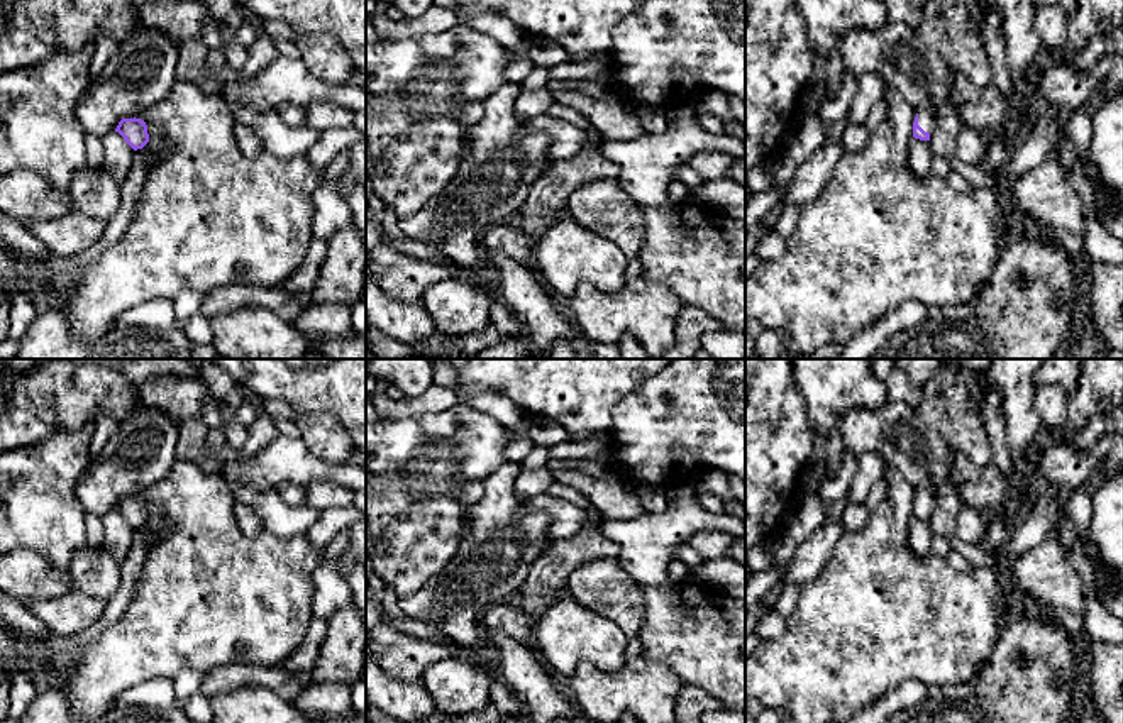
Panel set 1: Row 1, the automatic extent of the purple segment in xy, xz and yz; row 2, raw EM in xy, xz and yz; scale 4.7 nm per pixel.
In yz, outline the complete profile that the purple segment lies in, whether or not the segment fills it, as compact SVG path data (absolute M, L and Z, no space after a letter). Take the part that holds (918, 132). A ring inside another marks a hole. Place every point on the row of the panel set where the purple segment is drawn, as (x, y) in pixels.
M925 107L916 112L913 122L913 137L920 141L930 141L930 134L937 127L937 117L933 107Z

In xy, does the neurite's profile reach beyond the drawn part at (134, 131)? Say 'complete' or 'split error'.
complete

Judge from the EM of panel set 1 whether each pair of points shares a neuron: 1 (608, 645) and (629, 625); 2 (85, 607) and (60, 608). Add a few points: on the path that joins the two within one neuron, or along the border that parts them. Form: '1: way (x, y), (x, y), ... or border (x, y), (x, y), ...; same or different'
1: border (590, 608), (608, 617), (629, 639); different
2: way (78, 608), (66, 608); same

